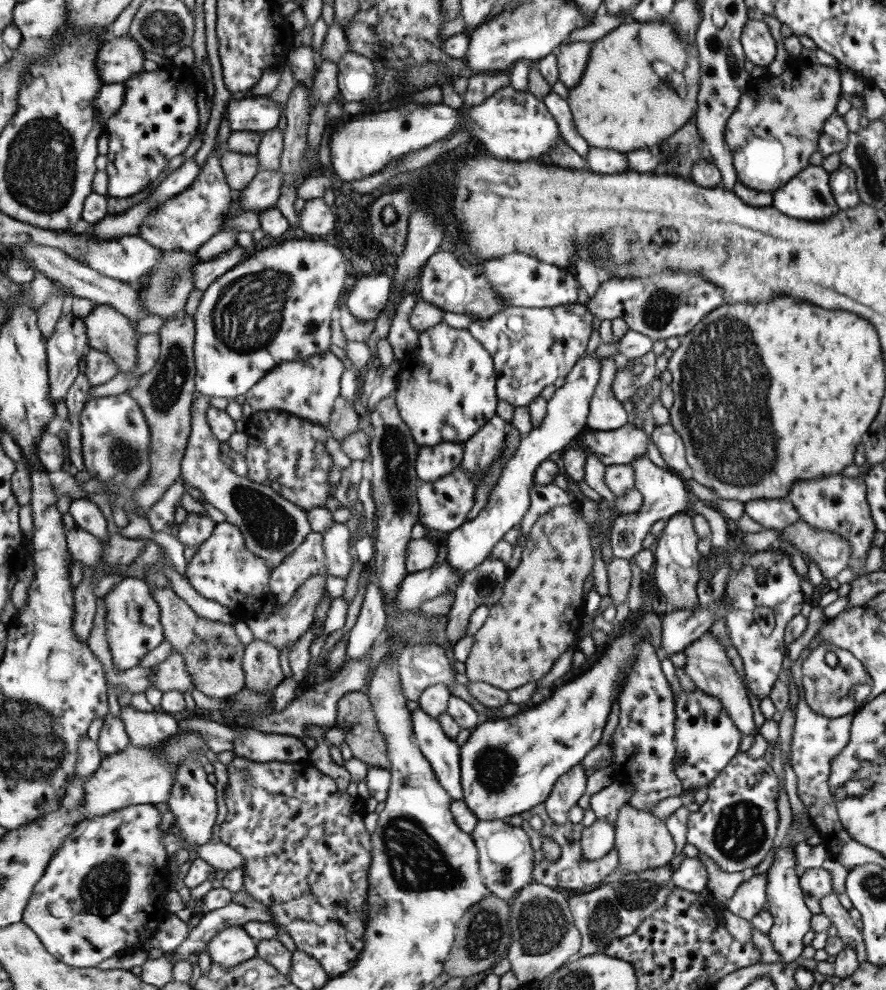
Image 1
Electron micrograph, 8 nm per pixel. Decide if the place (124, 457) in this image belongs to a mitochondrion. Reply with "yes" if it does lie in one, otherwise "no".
yes

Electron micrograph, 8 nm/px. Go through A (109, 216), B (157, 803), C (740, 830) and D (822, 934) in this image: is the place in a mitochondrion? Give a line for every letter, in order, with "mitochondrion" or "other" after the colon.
A: other
B: other
C: mitochondrion
D: other

